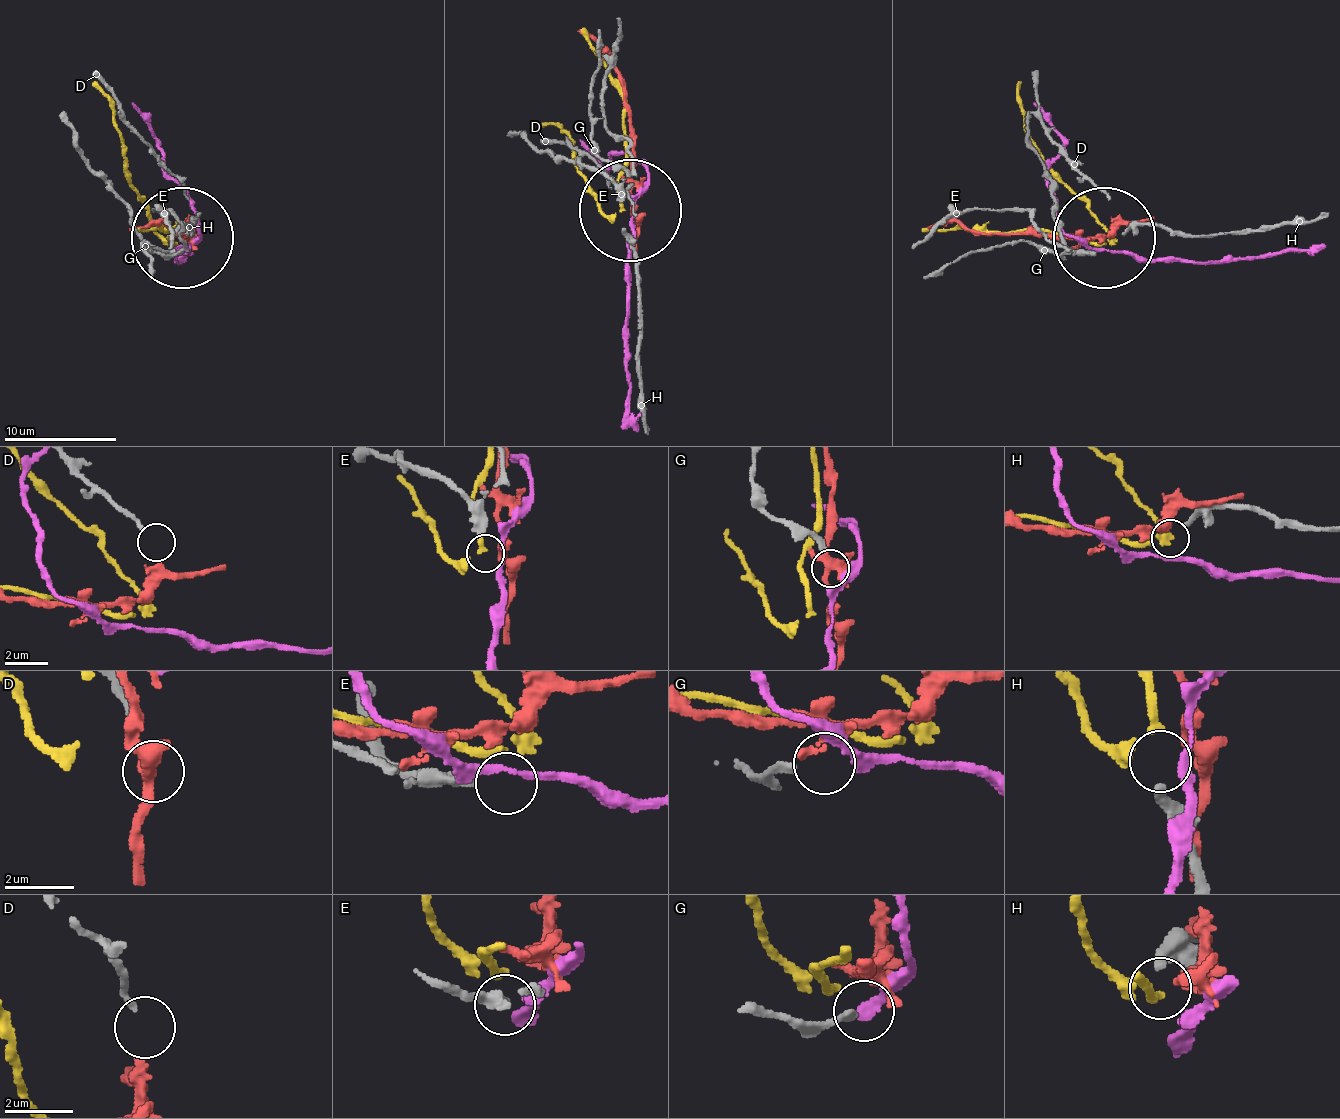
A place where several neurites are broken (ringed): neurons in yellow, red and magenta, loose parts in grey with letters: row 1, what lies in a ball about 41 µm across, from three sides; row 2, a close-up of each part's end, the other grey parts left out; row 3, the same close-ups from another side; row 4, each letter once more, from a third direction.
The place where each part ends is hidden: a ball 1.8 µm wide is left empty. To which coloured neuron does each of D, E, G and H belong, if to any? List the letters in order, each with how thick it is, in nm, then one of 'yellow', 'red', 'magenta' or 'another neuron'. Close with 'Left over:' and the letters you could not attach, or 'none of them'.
D: 200 nm thick; red
E: 360 nm thick; another neuron
G: 240 nm thick; magenta
H: 280 nm thick; yellow
Left over: E

